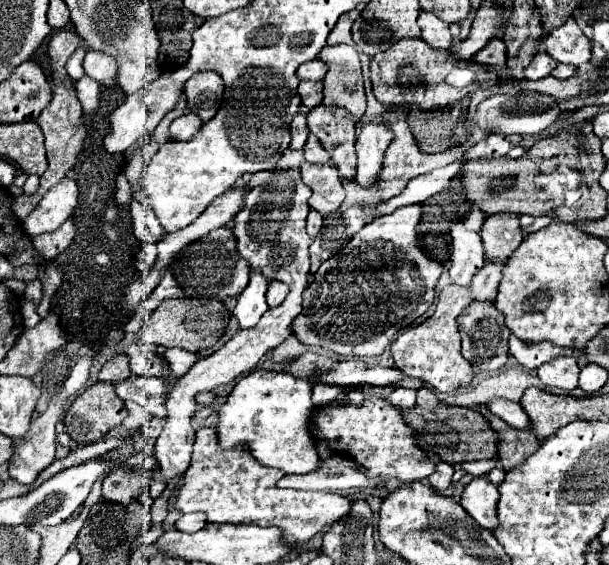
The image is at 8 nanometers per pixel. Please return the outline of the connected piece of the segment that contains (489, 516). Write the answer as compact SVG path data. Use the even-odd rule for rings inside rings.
M474 478L462 492L462 508L486 530L496 530L498 522L498 488L492 486L486 478Z

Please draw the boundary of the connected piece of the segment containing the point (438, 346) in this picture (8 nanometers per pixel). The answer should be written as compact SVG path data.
M486 262L486 266L474 276L472 286L460 288L460 286L446 286L442 288L438 300L436 300L436 310L434 314L418 324L416 328L410 328L402 332L394 342L392 342L392 358L394 364L410 378L422 380L426 386L434 388L436 392L450 394L460 386L466 386L472 382L474 372L470 362L460 354L460 336L458 336L458 324L456 318L470 306L470 302L480 300L480 302L494 302L498 296L498 286L502 280L502 262Z

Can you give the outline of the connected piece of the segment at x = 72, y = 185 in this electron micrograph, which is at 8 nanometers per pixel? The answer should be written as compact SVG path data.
M64 178L52 187L46 198L40 200L36 210L24 220L24 232L28 236L38 236L44 232L52 232L60 228L73 216L77 206L79 188L76 181Z

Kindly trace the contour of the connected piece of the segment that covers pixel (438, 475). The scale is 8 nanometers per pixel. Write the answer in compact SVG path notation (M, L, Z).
M438 462L434 474L428 478L430 486L436 490L446 490L452 484L452 474L454 474L454 466L450 466L448 462Z

